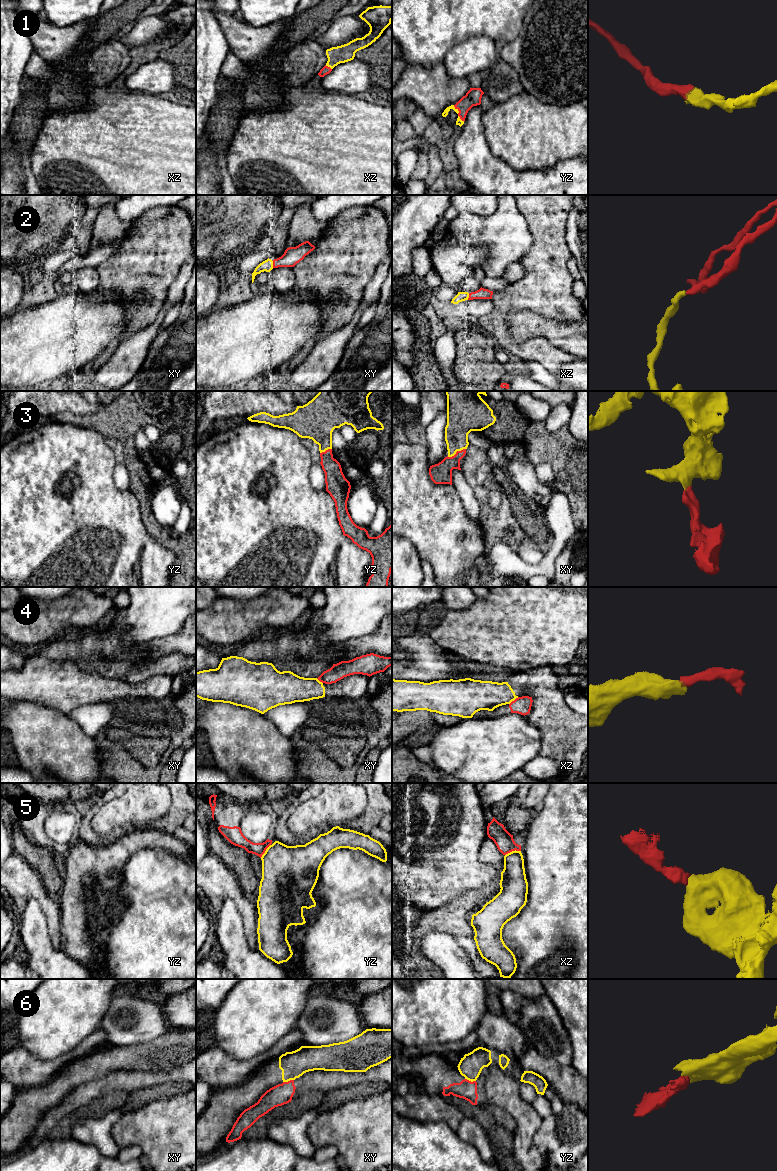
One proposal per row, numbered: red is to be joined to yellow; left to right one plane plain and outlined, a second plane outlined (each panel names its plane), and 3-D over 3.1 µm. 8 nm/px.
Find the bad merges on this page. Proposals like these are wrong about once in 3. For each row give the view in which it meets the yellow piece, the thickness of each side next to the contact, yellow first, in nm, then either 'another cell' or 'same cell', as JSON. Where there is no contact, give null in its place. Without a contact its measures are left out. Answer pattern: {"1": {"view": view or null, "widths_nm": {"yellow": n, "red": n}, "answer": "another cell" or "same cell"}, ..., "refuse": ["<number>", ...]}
{"1": {"view": "yz", "widths_nm": {"yellow": 50, "red": 130}, "answer": "same cell"}, "2": {"view": "xy", "widths_nm": {"yellow": 90, "red": 140}, "answer": "same cell"}, "3": {"view": "xy", "widths_nm": {"yellow": 220, "red": 170}, "answer": "same cell"}, "4": {"view": "xz", "widths_nm": {"yellow": 240, "red": 140}, "answer": "another cell"}, "5": {"view": "xz", "widths_nm": {"yellow": 220, "red": 150}, "answer": "another cell"}, "6": {"view": "xy", "widths_nm": {"yellow": 220, "red": 170}, "answer": "another cell"}, "refuse": ["4", "5", "6"]}

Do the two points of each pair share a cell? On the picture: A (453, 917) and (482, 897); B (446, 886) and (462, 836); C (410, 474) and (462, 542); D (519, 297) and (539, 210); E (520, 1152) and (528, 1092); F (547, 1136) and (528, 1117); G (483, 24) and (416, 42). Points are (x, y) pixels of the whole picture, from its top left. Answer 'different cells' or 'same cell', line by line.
A: same cell
B: same cell
C: same cell
D: same cell
E: different cells
F: different cells
G: same cell

